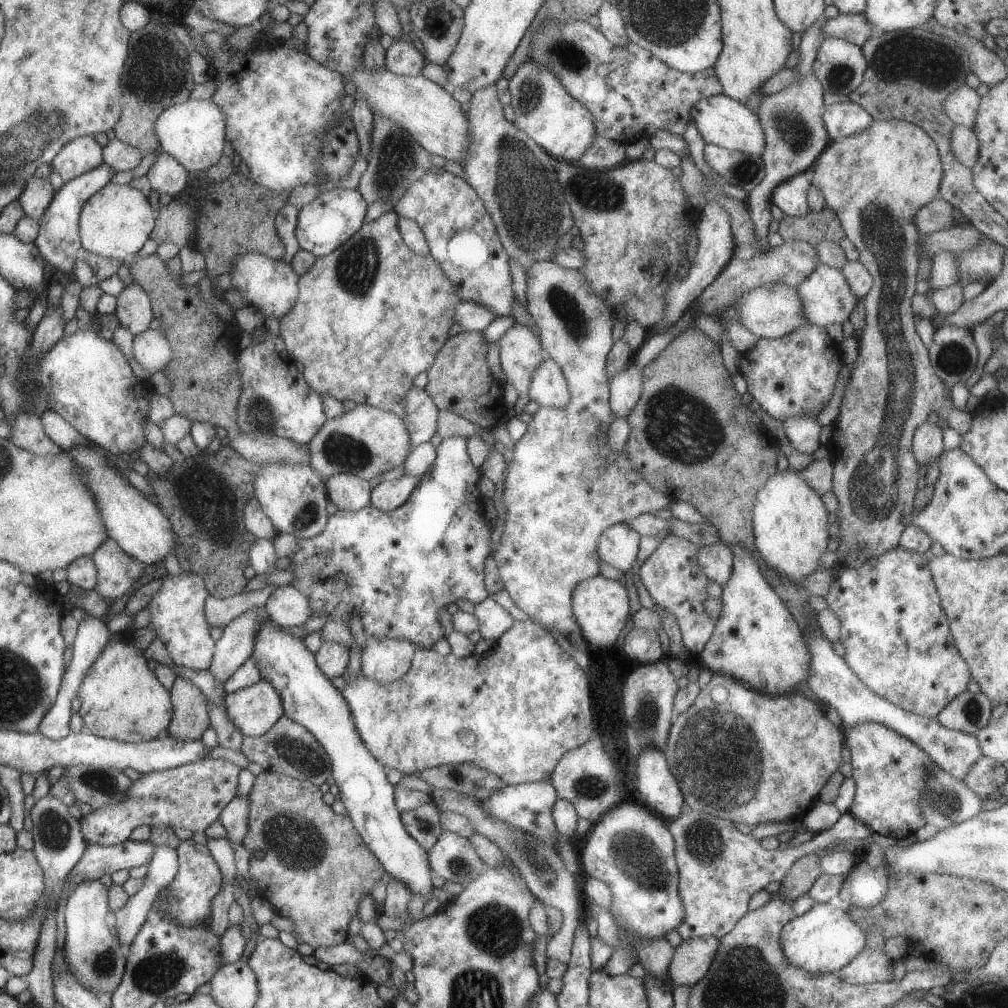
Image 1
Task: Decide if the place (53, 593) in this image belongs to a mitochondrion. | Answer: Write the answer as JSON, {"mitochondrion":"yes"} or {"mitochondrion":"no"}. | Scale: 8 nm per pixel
{"mitochondrion":"no"}

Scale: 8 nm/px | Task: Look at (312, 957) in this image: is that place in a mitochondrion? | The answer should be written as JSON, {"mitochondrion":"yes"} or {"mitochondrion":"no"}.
{"mitochondrion":"no"}

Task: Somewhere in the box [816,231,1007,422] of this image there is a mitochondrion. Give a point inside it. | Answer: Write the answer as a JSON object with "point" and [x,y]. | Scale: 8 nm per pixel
{"point":[953,358]}

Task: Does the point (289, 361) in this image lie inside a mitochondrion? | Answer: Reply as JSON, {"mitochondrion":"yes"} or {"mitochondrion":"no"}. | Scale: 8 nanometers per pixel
{"mitochondrion":"no"}

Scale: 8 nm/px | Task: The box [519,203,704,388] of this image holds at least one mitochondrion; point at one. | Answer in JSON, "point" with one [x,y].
{"point":[564,305]}

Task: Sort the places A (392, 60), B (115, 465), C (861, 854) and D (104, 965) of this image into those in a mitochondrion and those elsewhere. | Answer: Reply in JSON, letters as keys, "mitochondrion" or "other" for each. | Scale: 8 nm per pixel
{"A":"other","B":"other","C":"other","D":"mitochondrion"}

